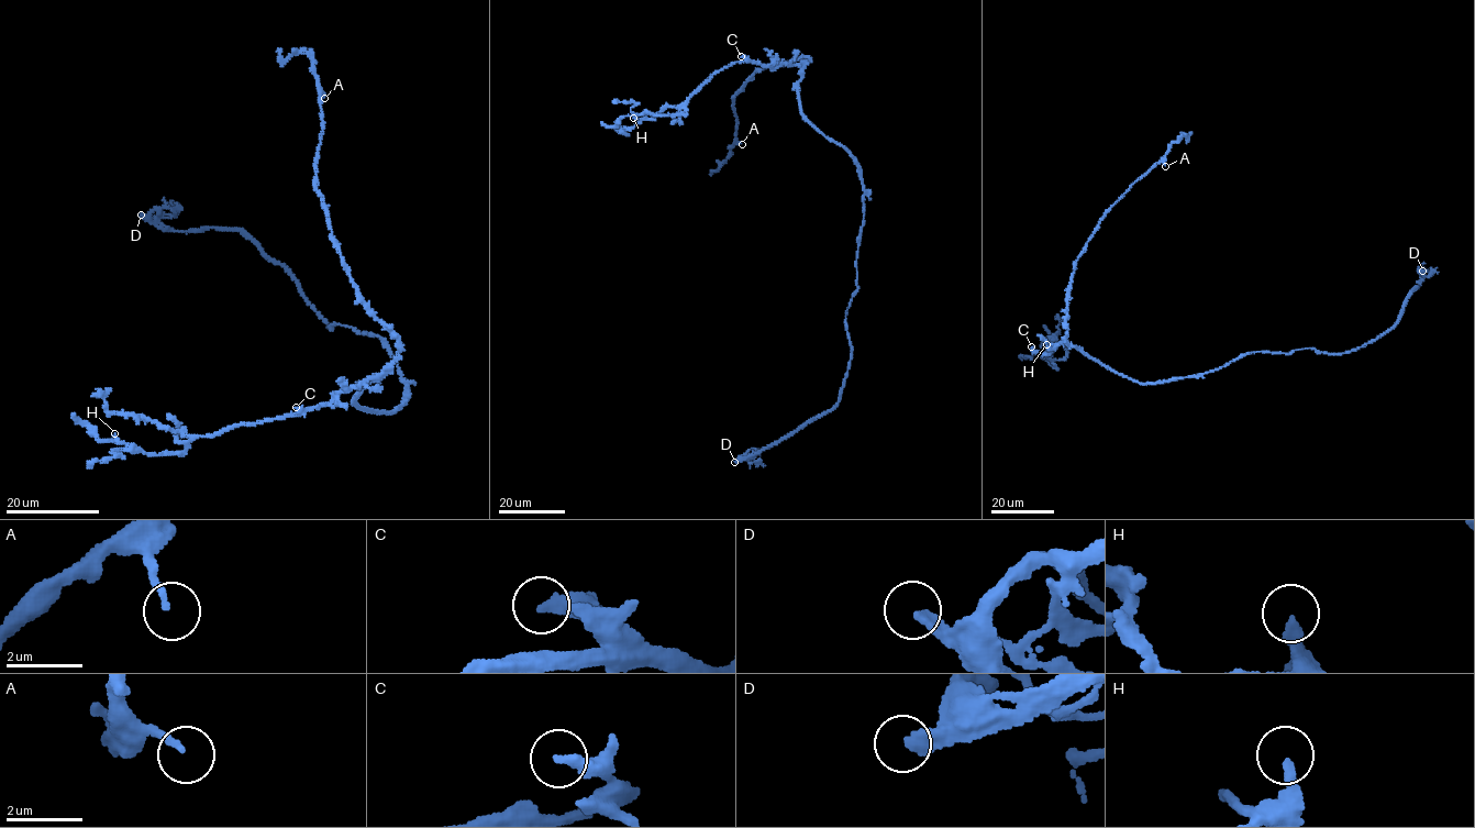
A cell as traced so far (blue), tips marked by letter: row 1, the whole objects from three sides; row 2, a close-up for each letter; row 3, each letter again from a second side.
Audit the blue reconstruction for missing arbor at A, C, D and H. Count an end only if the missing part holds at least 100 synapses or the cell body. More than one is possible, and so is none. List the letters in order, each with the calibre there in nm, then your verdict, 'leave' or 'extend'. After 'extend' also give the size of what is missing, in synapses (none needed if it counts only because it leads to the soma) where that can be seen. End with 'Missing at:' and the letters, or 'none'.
A: 140 nm thick; leave
C: 360 nm thick; leave
D: 320 nm thick; extend
H: 280 nm thick; leave
Missing at: D

